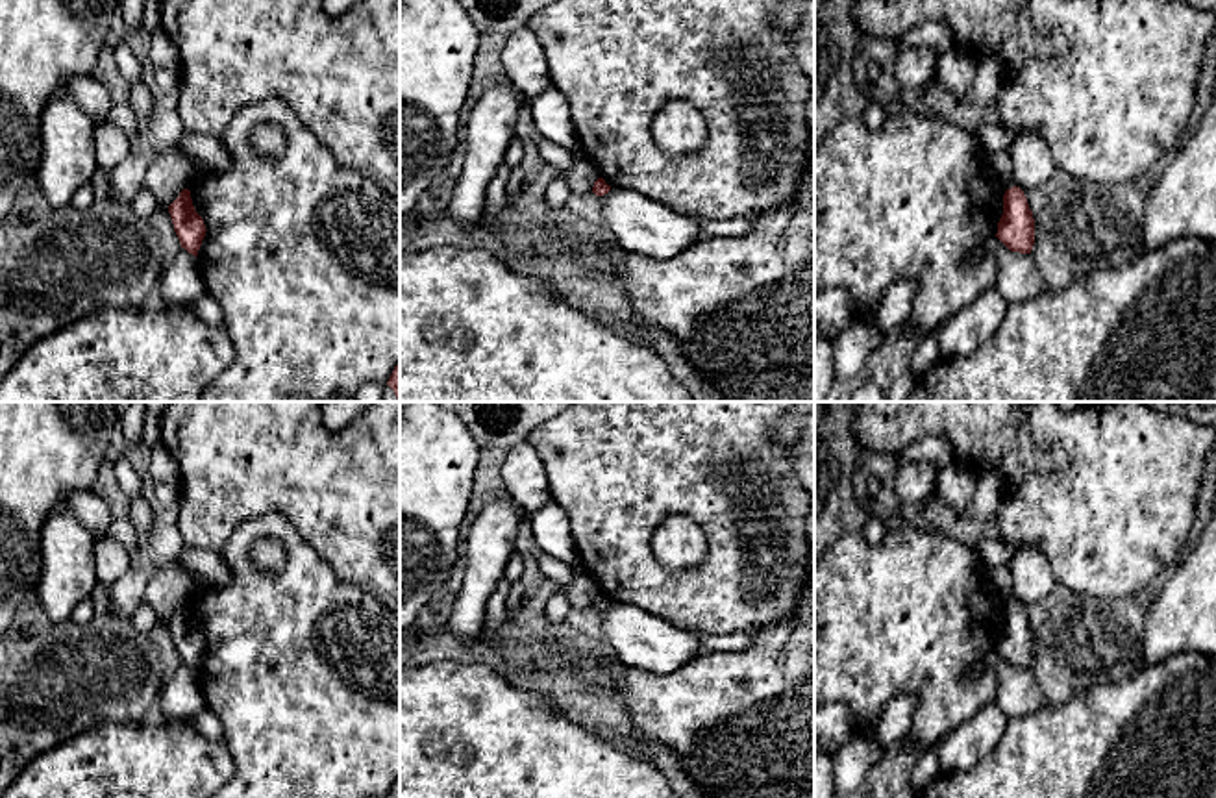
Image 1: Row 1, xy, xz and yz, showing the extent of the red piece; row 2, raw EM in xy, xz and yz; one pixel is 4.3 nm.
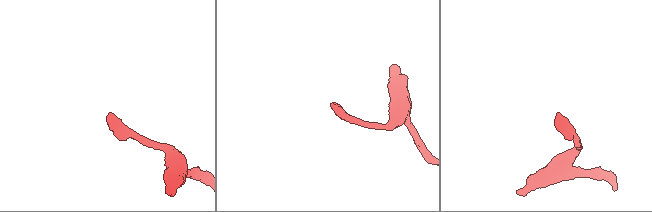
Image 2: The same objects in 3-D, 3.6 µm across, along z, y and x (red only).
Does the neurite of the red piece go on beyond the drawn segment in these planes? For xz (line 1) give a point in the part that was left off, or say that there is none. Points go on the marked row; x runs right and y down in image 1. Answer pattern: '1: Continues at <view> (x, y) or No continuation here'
1: No continuation here

